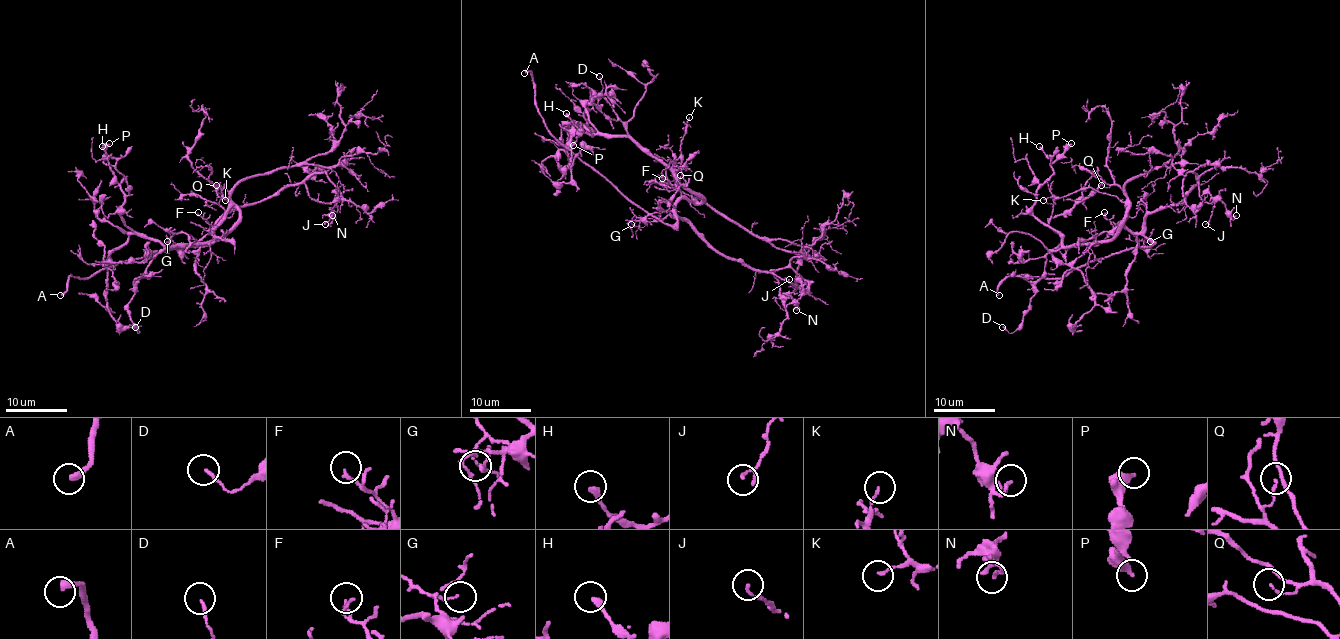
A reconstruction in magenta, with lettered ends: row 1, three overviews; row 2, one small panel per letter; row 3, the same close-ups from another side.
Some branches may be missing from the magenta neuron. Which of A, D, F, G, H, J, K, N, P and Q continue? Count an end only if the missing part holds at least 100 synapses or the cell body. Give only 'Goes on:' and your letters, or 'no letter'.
Goes on: A

